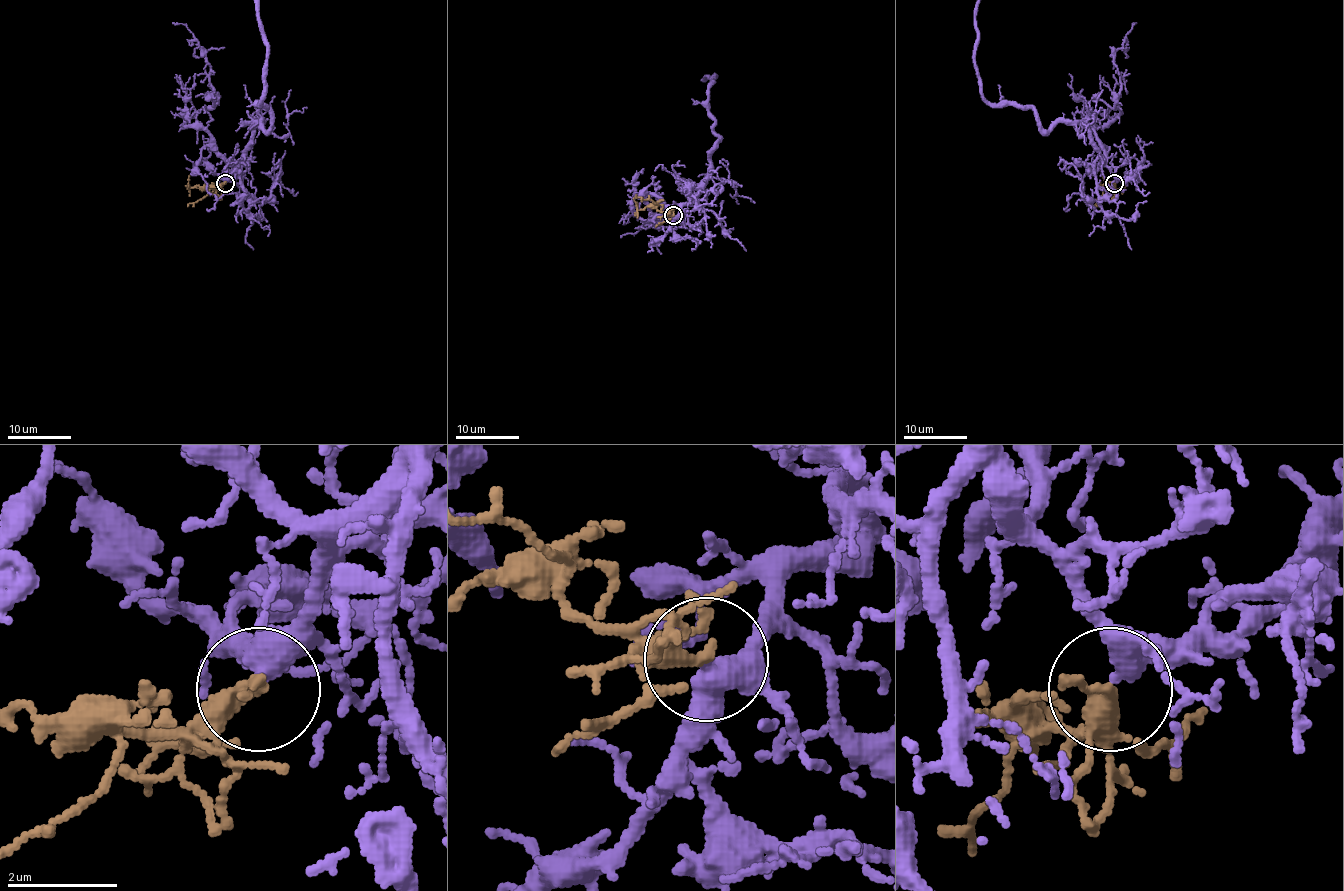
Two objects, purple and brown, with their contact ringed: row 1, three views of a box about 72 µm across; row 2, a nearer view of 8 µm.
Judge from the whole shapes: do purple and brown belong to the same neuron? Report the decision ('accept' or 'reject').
accept

